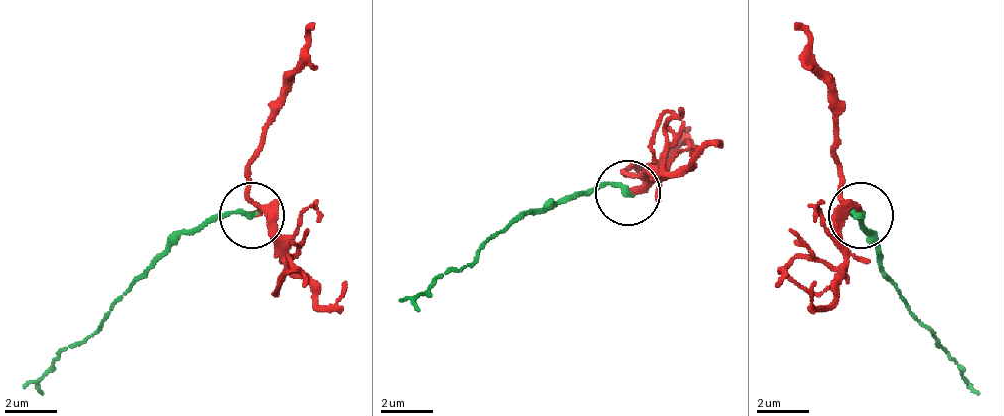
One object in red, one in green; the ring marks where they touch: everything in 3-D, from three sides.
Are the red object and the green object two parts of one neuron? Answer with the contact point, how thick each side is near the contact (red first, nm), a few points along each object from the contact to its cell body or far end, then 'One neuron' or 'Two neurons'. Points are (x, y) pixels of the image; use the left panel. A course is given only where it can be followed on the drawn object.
Place: (251, 215). Thickness 200 nm (red) against 200 nm. Course of red: (253, 213), (266, 207), (247, 194), (247, 161), (312, 24). Course of green: (253, 213), (214, 213), (51, 364), (44, 396). One neuron

